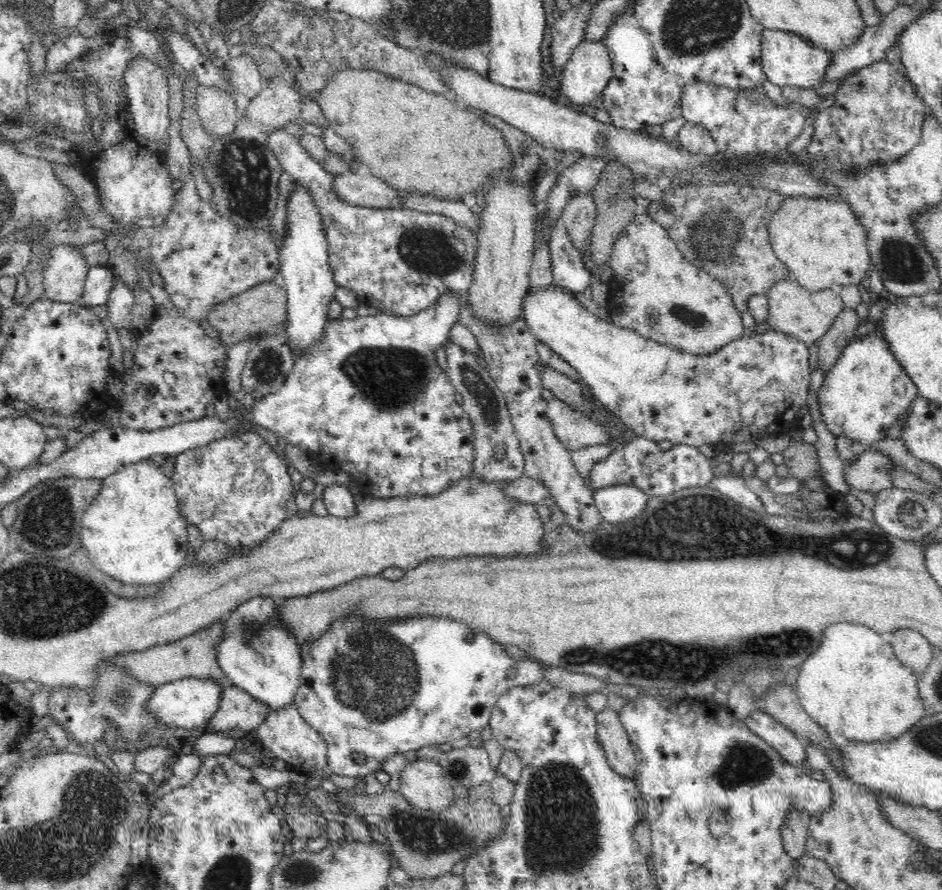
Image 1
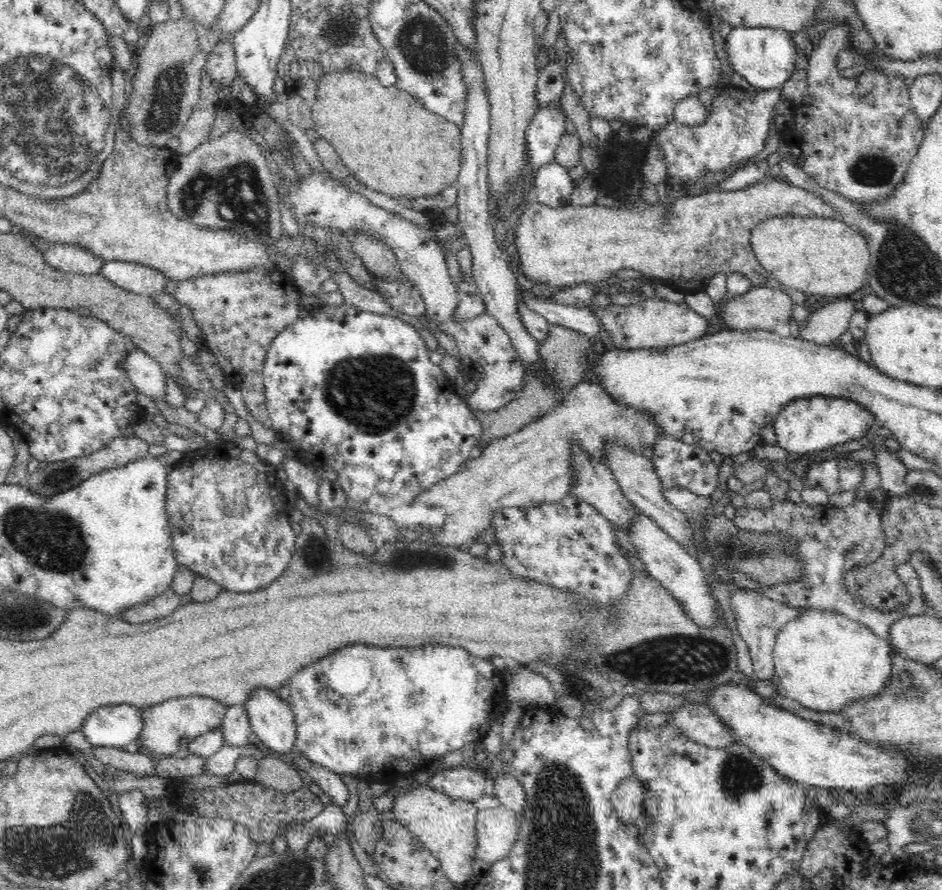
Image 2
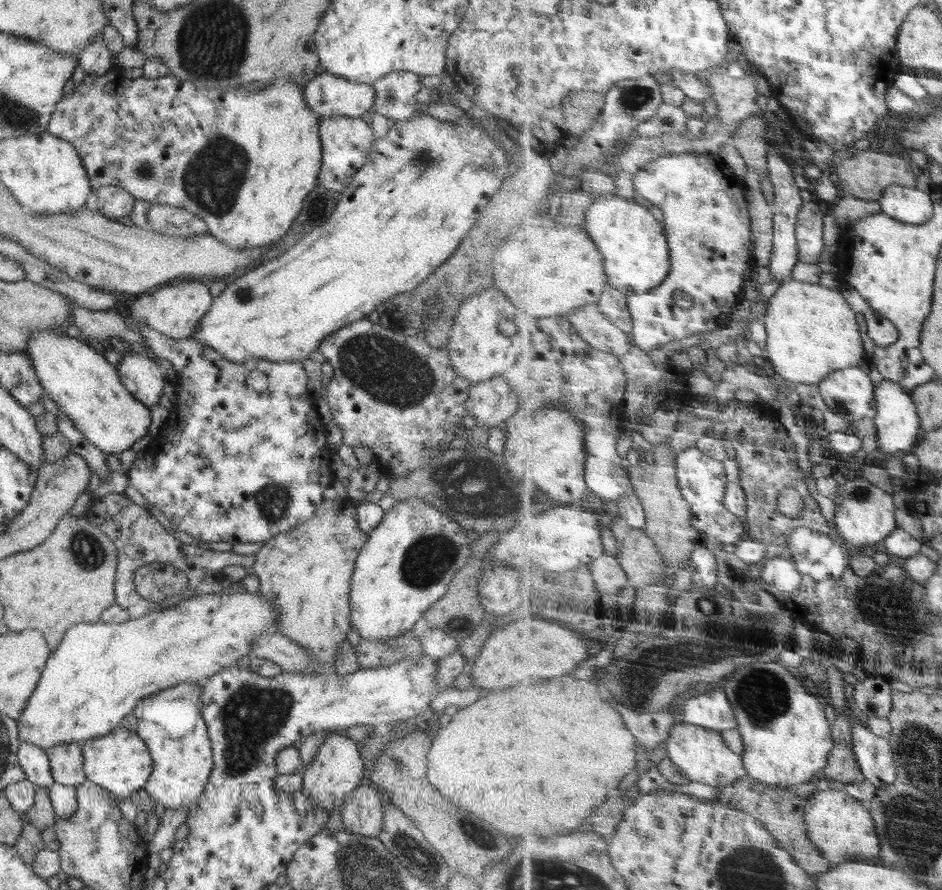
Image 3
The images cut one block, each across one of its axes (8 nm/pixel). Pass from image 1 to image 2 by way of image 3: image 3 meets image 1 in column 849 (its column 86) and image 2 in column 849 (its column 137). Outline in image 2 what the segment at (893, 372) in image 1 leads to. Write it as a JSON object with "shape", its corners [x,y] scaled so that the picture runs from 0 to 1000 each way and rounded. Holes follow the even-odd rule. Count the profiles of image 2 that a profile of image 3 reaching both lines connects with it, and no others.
{"shape":[[[866,444],[847,447],[834,454],[820,472],[827,501],[839,509],[854,511],[859,508],[877,507],[881,501],[896,499],[900,494],[913,494],[917,488],[932,478],[930,466],[906,449]]]}

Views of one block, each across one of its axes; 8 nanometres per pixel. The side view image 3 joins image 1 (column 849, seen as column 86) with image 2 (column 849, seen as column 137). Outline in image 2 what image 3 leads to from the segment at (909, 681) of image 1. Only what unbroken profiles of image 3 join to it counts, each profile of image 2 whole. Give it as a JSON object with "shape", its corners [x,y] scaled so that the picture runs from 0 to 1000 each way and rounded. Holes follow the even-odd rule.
{"shape":[[[854,683],[849,692],[834,699],[824,715],[821,731],[824,758],[834,782],[860,798],[892,800],[900,789],[932,782],[946,762],[948,733],[945,722],[930,715],[918,701],[887,687]]]}

